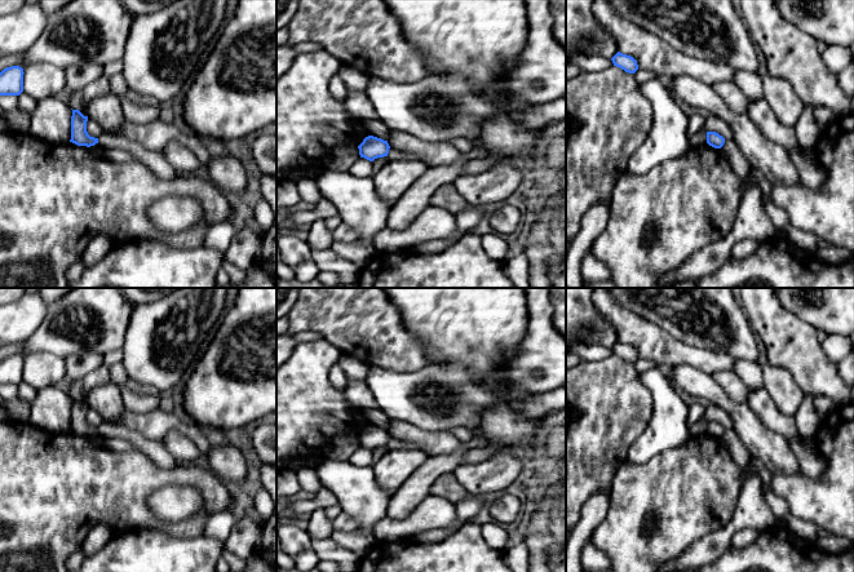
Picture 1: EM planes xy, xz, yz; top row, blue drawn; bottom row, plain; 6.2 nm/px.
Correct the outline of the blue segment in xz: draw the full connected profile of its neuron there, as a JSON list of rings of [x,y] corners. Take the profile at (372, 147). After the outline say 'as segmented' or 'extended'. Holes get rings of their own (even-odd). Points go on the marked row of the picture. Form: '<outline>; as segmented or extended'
[[[368,136],[363,139],[363,142],[358,146],[360,158],[364,158],[370,161],[373,161],[377,158],[391,158],[398,160],[420,160],[422,161],[417,155],[411,152],[399,152],[394,151],[388,141],[384,141],[381,138]]]; extended

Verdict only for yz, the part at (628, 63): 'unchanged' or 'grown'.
unchanged

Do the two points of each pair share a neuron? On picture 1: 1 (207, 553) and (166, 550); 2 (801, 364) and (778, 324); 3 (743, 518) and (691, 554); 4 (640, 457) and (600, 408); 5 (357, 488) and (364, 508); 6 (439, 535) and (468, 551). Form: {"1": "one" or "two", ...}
{"1": "one", "2": "one", "3": "one", "4": "two", "5": "one", "6": "two"}

